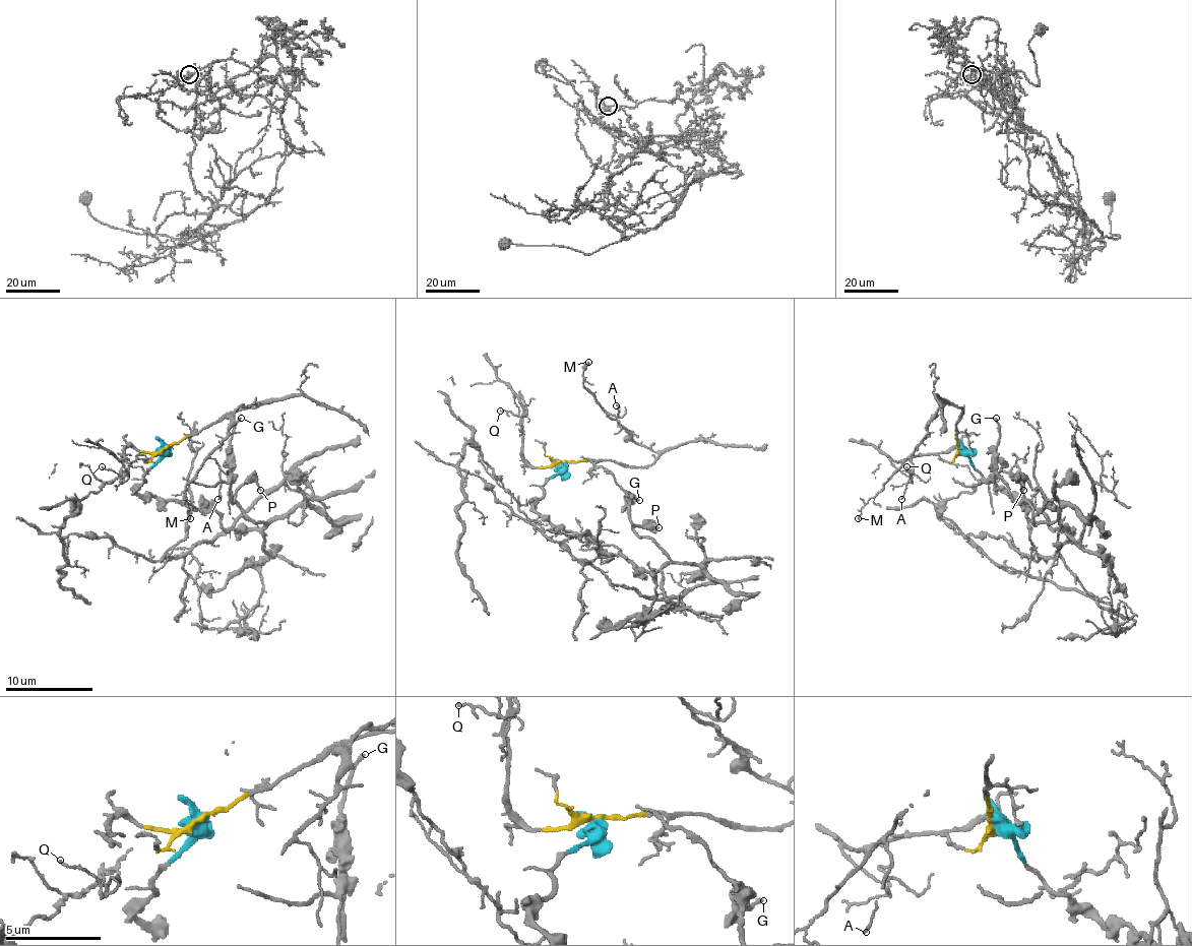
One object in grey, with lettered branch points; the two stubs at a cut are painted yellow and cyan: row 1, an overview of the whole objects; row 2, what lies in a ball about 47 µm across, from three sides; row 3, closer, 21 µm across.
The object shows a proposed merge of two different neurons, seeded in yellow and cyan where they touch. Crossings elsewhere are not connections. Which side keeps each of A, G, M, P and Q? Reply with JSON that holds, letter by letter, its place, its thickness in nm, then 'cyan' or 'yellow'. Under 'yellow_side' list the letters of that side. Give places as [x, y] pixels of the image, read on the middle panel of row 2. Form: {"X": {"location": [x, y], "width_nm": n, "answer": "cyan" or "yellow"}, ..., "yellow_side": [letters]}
{"A": {"location": [616, 405], "width_nm": 120, "answer": "yellow"}, "G": {"location": [639, 500], "width_nm": 170, "answer": "cyan"}, "M": {"location": [588, 362], "width_nm": 80, "answer": "yellow"}, "P": {"location": [659, 527], "width_nm": 170, "answer": "cyan"}, "Q": {"location": [500, 411], "width_nm": 70, "answer": "yellow"}, "yellow_side": ["A", "M", "Q"]}

